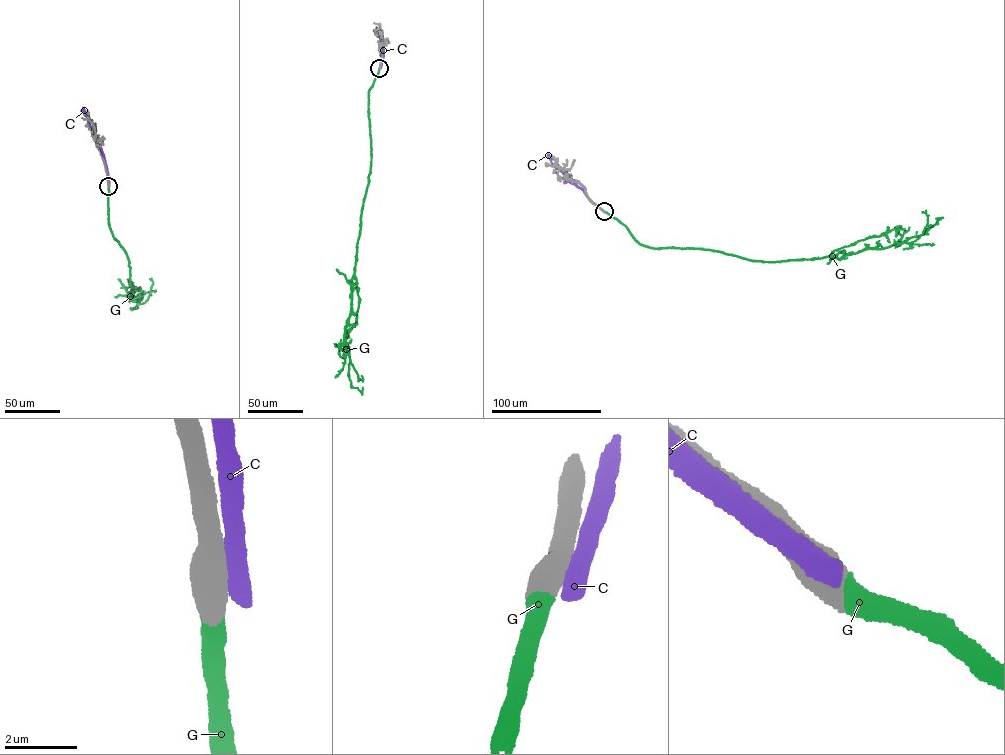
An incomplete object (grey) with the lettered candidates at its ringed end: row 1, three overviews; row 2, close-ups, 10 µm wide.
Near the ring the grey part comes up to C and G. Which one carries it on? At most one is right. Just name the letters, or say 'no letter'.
G

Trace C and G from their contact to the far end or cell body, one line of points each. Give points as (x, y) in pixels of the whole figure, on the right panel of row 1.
C: (603, 210), (566, 179), (548, 154)
G: (604, 211), (649, 247), (703, 248), (768, 262), (838, 258), (898, 244), (923, 234), (940, 218), (935, 218)

